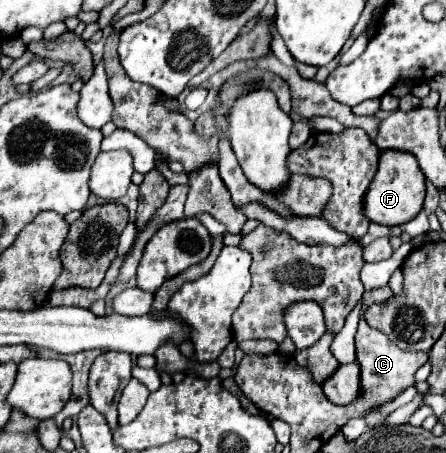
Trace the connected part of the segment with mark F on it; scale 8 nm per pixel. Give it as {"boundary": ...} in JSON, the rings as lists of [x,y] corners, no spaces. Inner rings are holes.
{"boundary":[[[384,150],[380,154],[378,172],[364,198],[364,214],[370,222],[384,226],[398,226],[412,220],[420,210],[426,196],[426,178],[420,172],[416,156],[402,150]]]}

